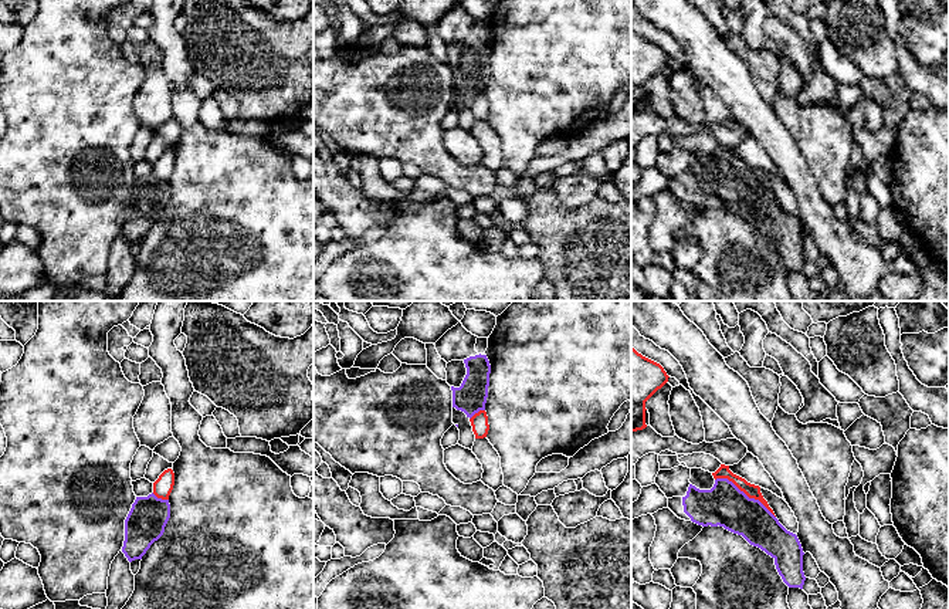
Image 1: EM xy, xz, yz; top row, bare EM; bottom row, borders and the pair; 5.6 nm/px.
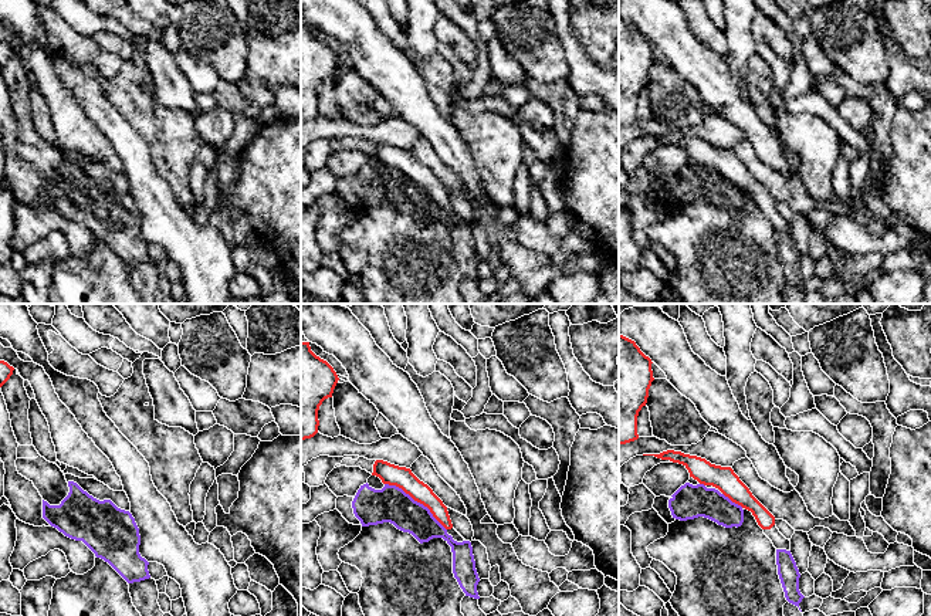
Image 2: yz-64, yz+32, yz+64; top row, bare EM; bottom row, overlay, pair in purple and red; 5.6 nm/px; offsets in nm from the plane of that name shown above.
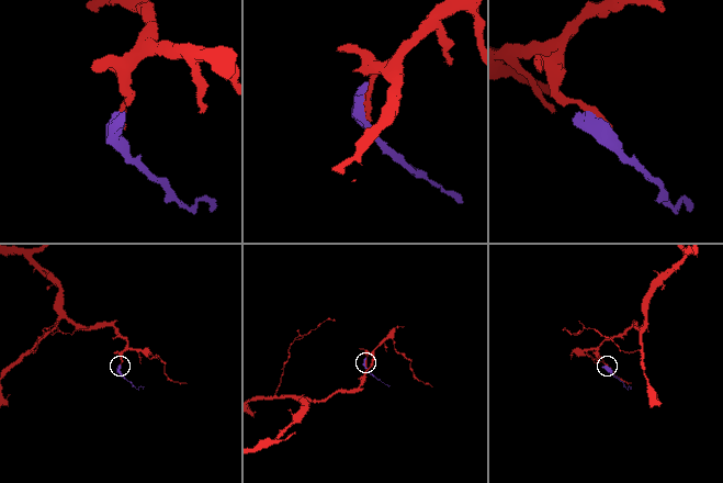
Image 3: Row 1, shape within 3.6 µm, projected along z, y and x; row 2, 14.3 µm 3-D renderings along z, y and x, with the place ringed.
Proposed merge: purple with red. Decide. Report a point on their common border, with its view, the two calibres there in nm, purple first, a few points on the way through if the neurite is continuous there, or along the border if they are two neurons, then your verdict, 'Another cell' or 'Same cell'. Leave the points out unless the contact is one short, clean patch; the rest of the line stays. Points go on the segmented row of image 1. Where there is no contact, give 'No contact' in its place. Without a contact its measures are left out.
Touches purple at yz (744, 493). Thickness 240 nm (purple) against 80 nm. Boundary: yz (715, 479), (731, 480), (749, 497), (756, 498), (775, 517). Another cell

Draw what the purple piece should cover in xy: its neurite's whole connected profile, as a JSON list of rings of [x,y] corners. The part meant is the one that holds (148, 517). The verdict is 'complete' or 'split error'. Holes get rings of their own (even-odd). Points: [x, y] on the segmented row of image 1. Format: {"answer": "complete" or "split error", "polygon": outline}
{"answer": "complete", "polygon": [[[153,493],[136,497],[125,520],[122,552],[129,562],[142,559],[150,545],[163,535],[169,518],[169,500],[157,498]]]}

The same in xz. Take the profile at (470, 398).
{"answer": "split error", "polygon": [[[487,355],[470,356],[447,363],[447,383],[453,390],[453,407],[472,417],[485,410],[491,365]]]}

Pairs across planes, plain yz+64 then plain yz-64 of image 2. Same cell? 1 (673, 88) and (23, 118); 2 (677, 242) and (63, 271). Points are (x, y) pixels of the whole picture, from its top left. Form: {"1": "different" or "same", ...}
{"1": "different", "2": "same"}

